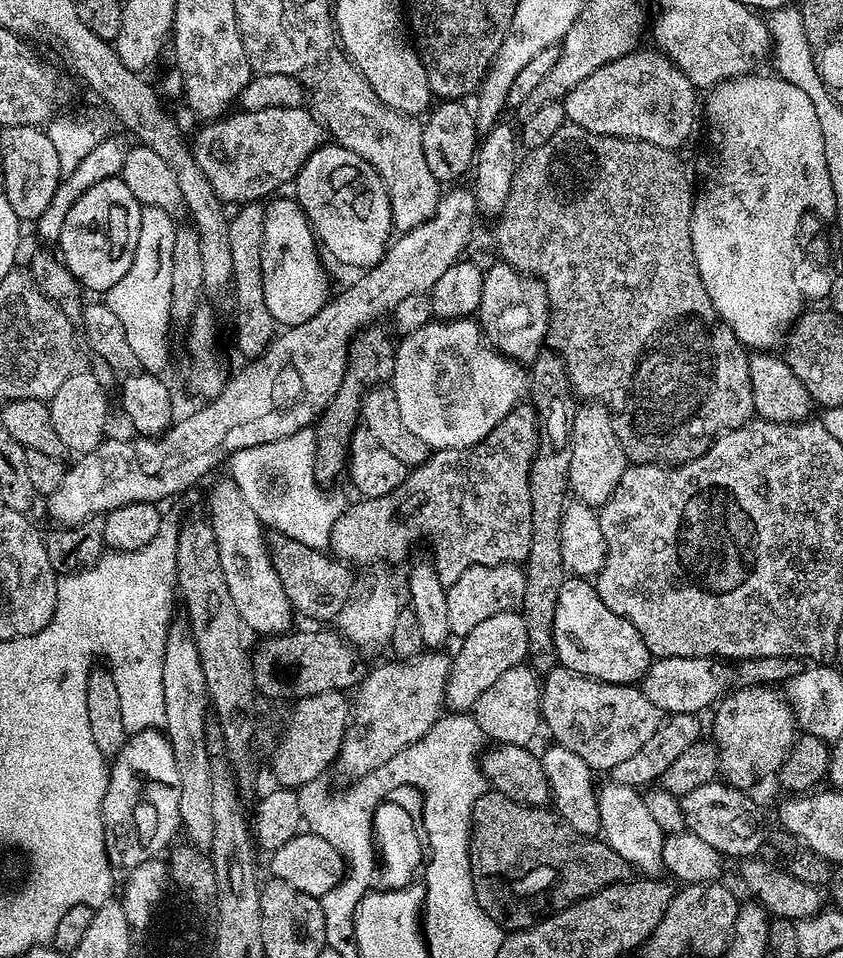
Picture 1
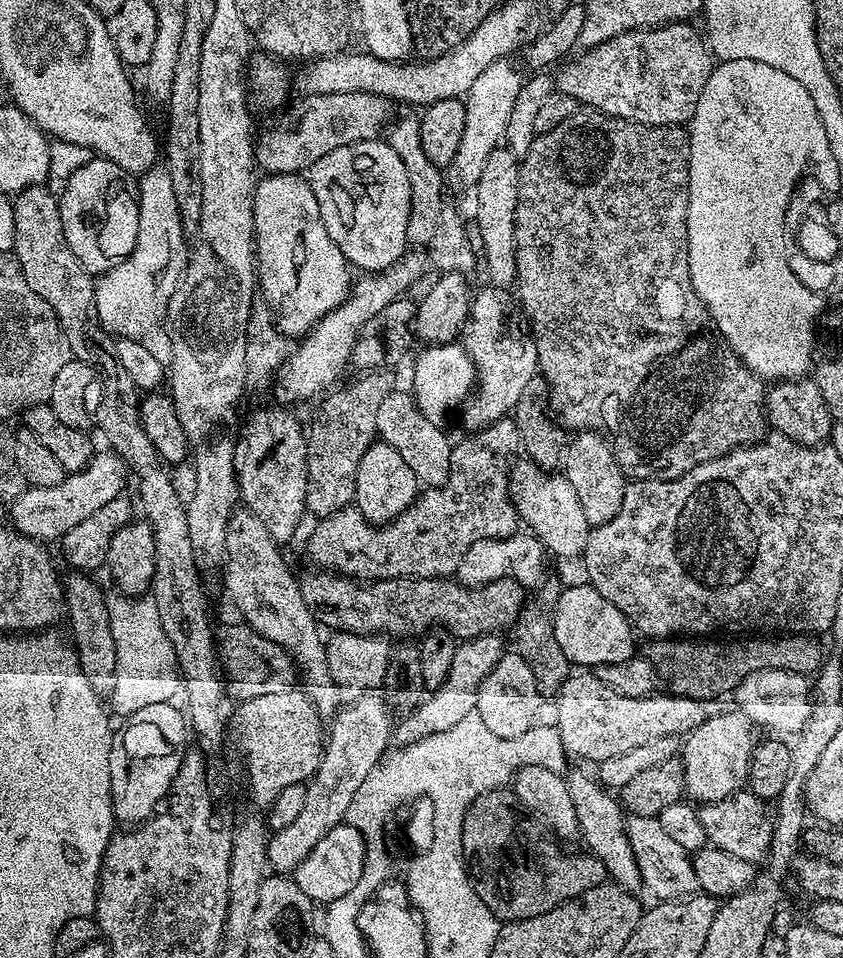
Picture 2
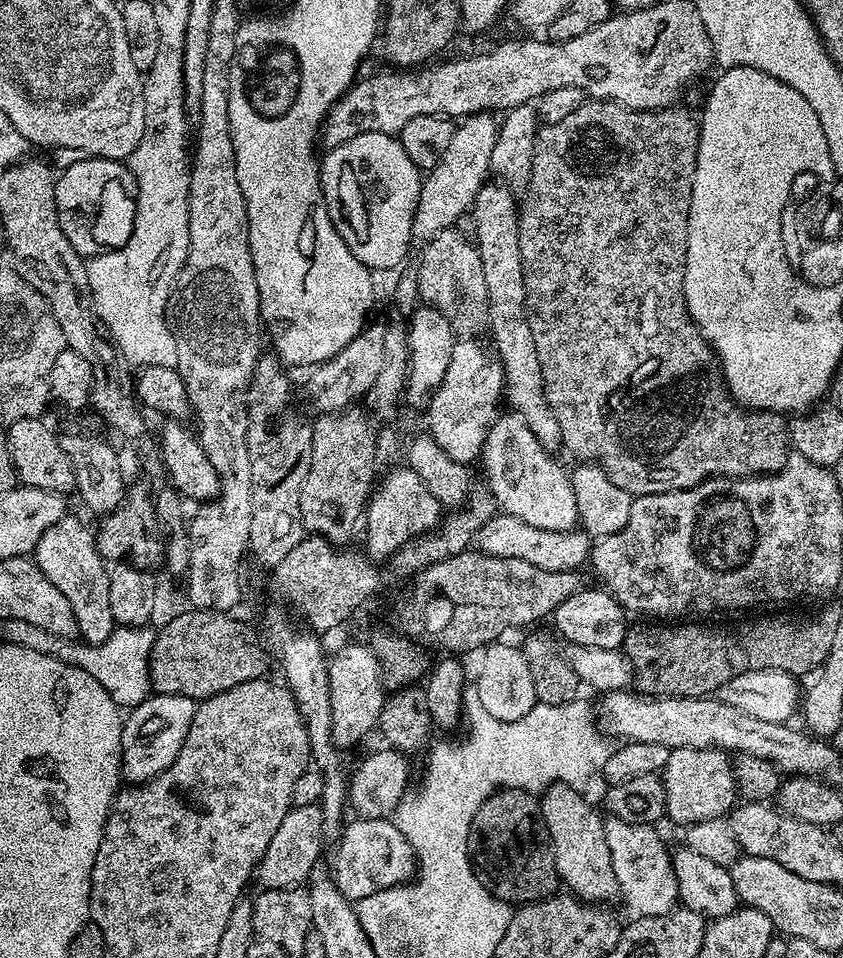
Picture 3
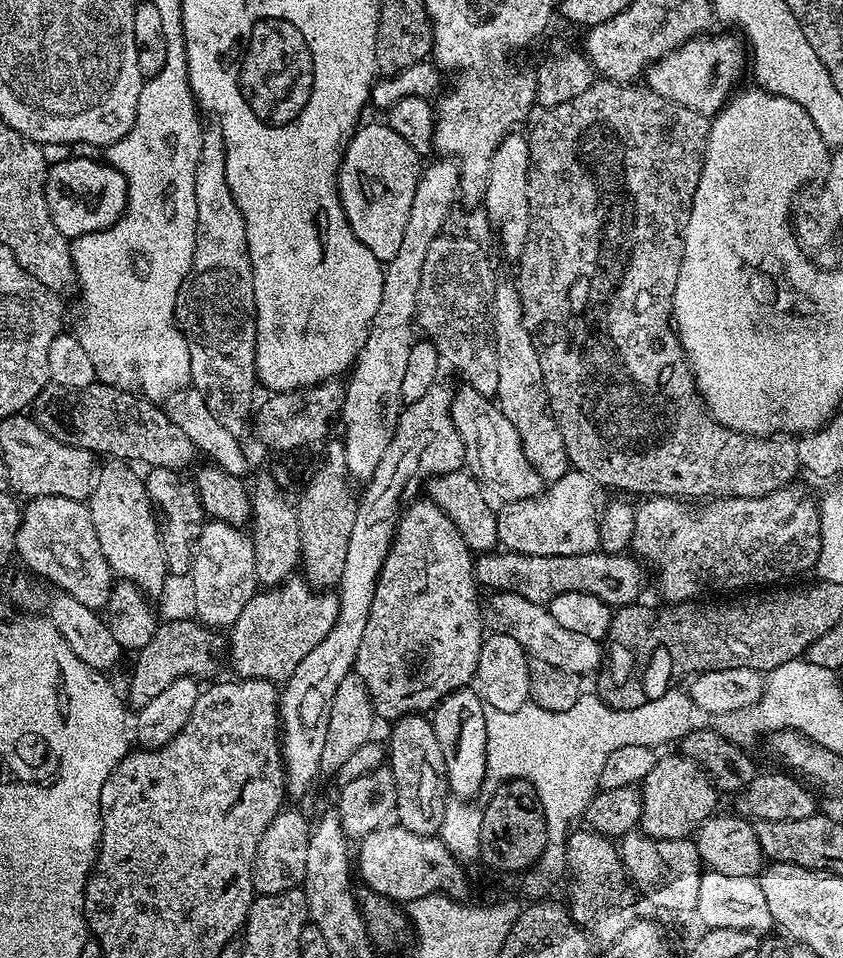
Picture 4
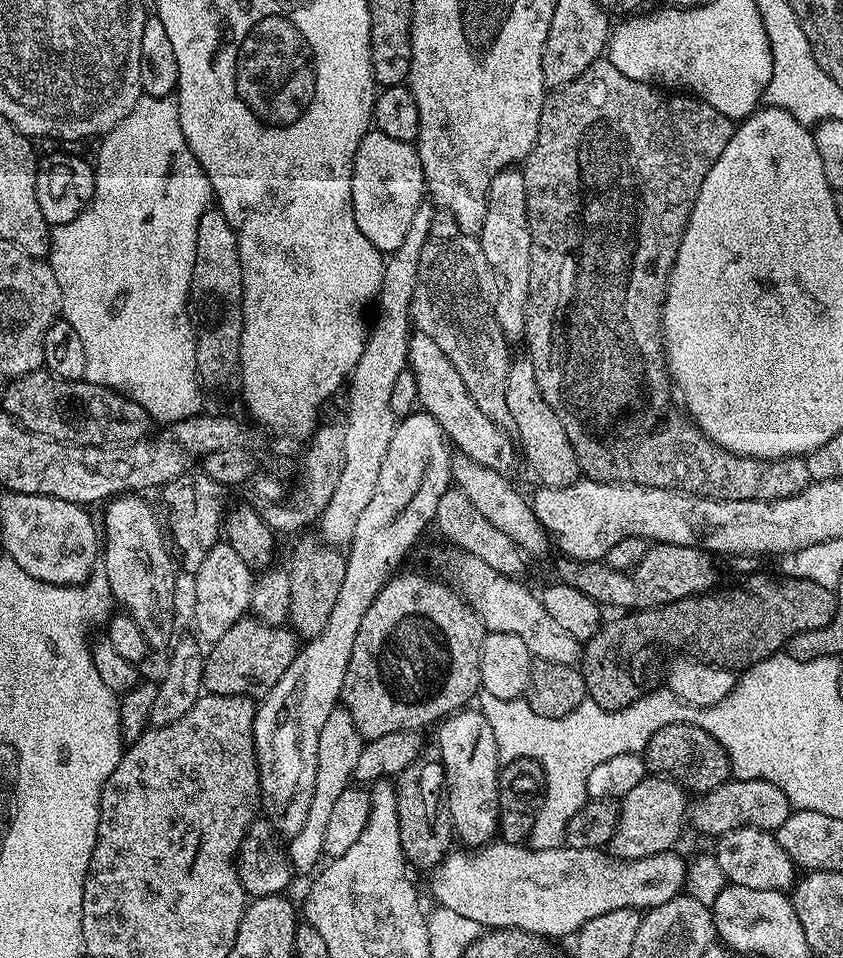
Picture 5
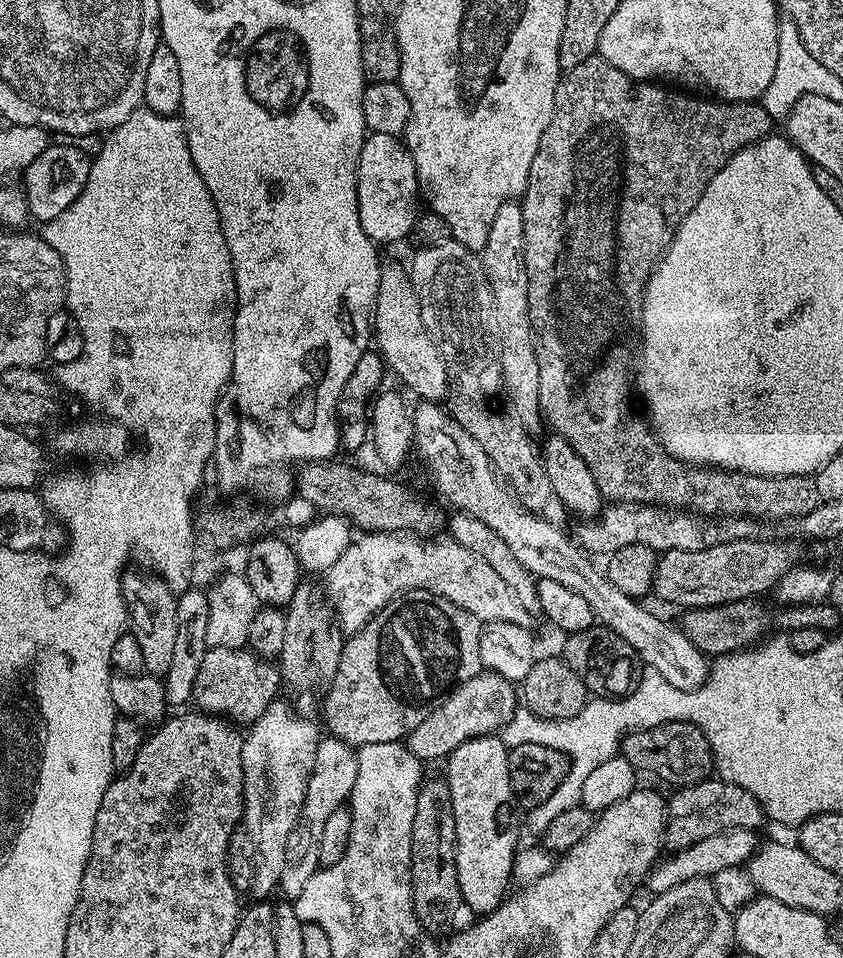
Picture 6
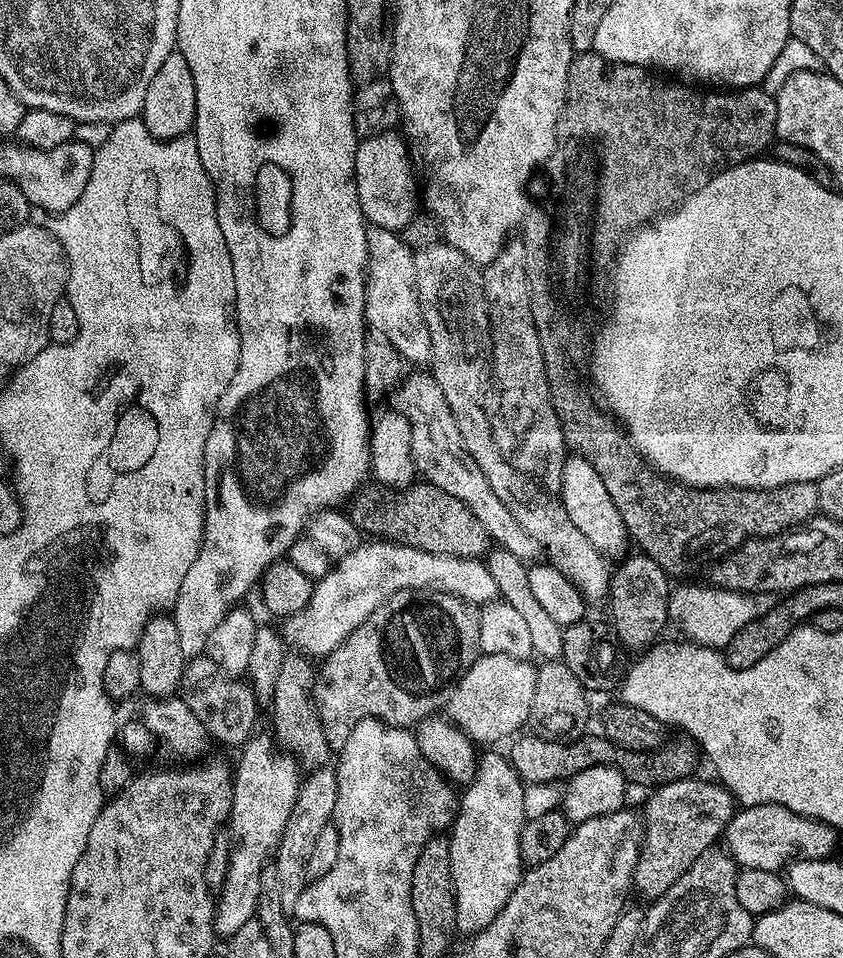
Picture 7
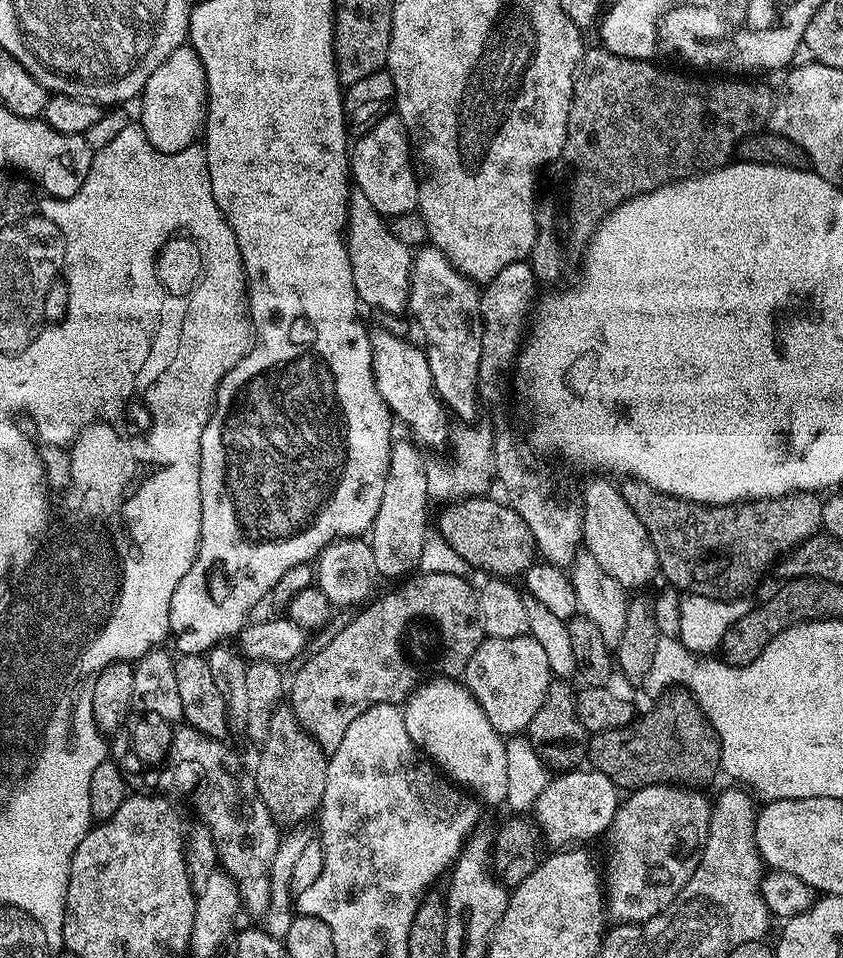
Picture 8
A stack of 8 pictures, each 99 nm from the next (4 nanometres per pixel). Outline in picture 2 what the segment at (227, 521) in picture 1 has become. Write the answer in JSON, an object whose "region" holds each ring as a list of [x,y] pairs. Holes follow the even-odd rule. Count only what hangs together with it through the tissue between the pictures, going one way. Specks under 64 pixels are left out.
{"region":[[[237,509],[228,520],[224,543],[224,586],[239,616],[249,628],[277,642],[291,654],[292,659],[309,683],[306,688],[321,721],[335,719],[340,708],[339,689],[328,674],[327,645],[320,638],[320,626],[302,599],[299,579],[290,572],[275,540],[252,512]]]}

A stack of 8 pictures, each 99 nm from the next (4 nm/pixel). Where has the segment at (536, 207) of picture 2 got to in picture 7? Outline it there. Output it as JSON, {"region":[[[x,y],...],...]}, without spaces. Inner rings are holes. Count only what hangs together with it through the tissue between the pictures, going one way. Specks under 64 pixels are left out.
{"region":[[[594,50],[577,55],[570,66],[568,97],[564,99],[564,109],[556,127],[556,148],[546,162],[548,180],[552,183],[553,196],[541,208],[533,207],[528,215],[524,217],[522,225],[522,239],[524,241],[524,253],[526,254],[526,278],[530,286],[530,310],[534,314],[534,326],[538,330],[538,342],[542,346],[544,369],[546,370],[546,378],[548,379],[550,394],[554,402],[554,410],[558,414],[558,422],[562,422],[562,434],[564,435],[564,441],[568,444],[569,453],[586,458],[586,462],[590,462],[590,466],[594,466],[594,470],[598,470],[598,478],[602,478],[602,482],[606,486],[606,491],[610,493],[614,506],[618,506],[618,514],[622,514],[622,522],[626,522],[629,537],[635,543],[636,540],[640,543],[639,551],[643,555],[654,558],[654,562],[658,562],[658,566],[662,566],[662,570],[672,578],[690,575],[695,568],[703,566],[704,556],[710,555],[711,552],[720,554],[725,549],[731,550],[737,544],[744,543],[746,538],[779,536],[791,529],[800,527],[802,524],[807,524],[809,520],[820,512],[818,483],[816,482],[794,482],[793,484],[783,484],[777,488],[690,488],[687,484],[681,484],[680,481],[673,480],[662,472],[657,472],[645,460],[635,445],[632,444],[632,437],[624,431],[616,417],[601,407],[597,397],[590,391],[586,380],[586,385],[584,385],[584,380],[580,377],[580,363],[583,360],[585,363],[586,349],[590,344],[590,336],[588,340],[588,311],[592,308],[592,292],[602,291],[604,283],[607,280],[609,283],[610,269],[613,267],[625,237],[633,230],[642,228],[646,224],[651,224],[657,216],[662,216],[665,212],[672,211],[677,204],[687,200],[689,196],[692,196],[698,190],[702,190],[702,186],[706,186],[706,182],[710,182],[718,173],[759,157],[761,154],[767,153],[764,151],[768,147],[768,151],[773,147],[774,141],[777,139],[776,98],[771,91],[768,93],[763,92],[764,90],[760,86],[737,88],[735,90],[701,90],[691,83],[677,82],[675,79],[665,78],[663,75],[647,68],[639,68],[637,64],[619,64],[613,60],[607,60],[605,56],[598,55]]]}

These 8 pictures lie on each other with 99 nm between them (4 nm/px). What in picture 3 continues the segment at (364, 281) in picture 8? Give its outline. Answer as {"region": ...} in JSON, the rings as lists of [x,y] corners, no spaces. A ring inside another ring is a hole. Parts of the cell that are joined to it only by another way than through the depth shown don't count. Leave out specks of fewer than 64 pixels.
{"region":[[[515,414],[497,415],[496,421],[488,429],[488,436],[484,439],[482,451],[482,465],[484,464],[484,476],[488,479],[486,485],[495,507],[505,516],[522,518],[530,526],[538,526],[540,530],[554,530],[555,532],[570,532],[577,527],[576,503],[574,502],[574,490],[569,473],[551,453],[545,451],[534,434],[526,426],[526,422]]]}

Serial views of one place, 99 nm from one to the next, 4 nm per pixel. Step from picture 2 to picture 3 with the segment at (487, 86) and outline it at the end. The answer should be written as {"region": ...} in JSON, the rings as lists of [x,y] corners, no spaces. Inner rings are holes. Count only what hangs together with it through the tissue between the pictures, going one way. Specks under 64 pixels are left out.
{"region":[[[487,111],[465,116],[452,129],[450,146],[438,162],[438,166],[427,169],[423,177],[418,206],[414,214],[412,239],[416,242],[427,242],[437,232],[447,232],[462,218],[462,214],[471,209],[478,190],[490,176],[490,153],[496,141],[497,117]]]}

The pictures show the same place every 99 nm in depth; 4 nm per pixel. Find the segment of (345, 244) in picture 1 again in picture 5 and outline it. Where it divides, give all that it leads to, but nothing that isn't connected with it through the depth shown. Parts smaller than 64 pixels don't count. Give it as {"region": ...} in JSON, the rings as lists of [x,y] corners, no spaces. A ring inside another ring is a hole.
{"region":[[[370,130],[362,138],[352,163],[352,209],[354,222],[358,222],[358,230],[370,238],[370,242],[381,254],[390,254],[402,246],[406,238],[406,230],[410,230],[410,221],[418,214],[420,205],[426,200],[426,185],[422,162],[418,158],[415,147],[406,142],[398,142],[398,138],[390,138],[390,134]]]}

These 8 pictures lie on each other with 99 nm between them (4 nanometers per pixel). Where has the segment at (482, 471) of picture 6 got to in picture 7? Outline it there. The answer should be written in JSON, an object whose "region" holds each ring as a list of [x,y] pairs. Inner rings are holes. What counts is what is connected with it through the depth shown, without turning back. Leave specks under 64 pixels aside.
{"region":[[[416,370],[413,376],[405,375],[396,384],[391,393],[391,407],[401,412],[410,424],[410,434],[413,452],[413,462],[416,464],[416,471],[427,483],[438,486],[438,490],[446,490],[458,502],[462,502],[482,522],[482,526],[488,532],[489,537],[499,547],[510,550],[510,554],[521,558],[529,558],[538,552],[536,541],[532,540],[514,522],[510,510],[490,490],[490,482],[482,478],[482,470],[478,470],[478,462],[462,446],[462,434],[458,434],[458,422],[454,422],[454,414],[450,414],[450,406],[446,406],[446,398],[442,394],[442,386],[427,371]]]}

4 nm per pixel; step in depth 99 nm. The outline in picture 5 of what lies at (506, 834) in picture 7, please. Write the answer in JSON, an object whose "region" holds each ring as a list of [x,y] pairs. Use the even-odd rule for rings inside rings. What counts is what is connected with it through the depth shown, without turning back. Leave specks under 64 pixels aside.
{"region":[[[472,706],[452,713],[439,728],[438,759],[444,768],[452,827],[459,843],[461,840],[469,844],[464,846],[472,850],[483,849],[493,843],[500,826],[498,778],[502,761],[498,754],[498,742],[494,742],[494,730],[490,730],[490,722],[484,713]]]}

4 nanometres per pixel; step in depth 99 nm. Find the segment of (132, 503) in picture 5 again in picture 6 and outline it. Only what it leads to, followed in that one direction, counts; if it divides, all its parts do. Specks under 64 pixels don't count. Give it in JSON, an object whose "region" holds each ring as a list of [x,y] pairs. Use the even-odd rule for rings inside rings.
{"region":[[[125,571],[120,580],[120,592],[124,602],[128,605],[130,634],[142,646],[142,662],[144,672],[149,676],[163,678],[170,670],[170,662],[174,655],[174,641],[178,635],[178,618],[176,617],[177,593],[170,590],[170,586],[161,576],[151,571]]]}

